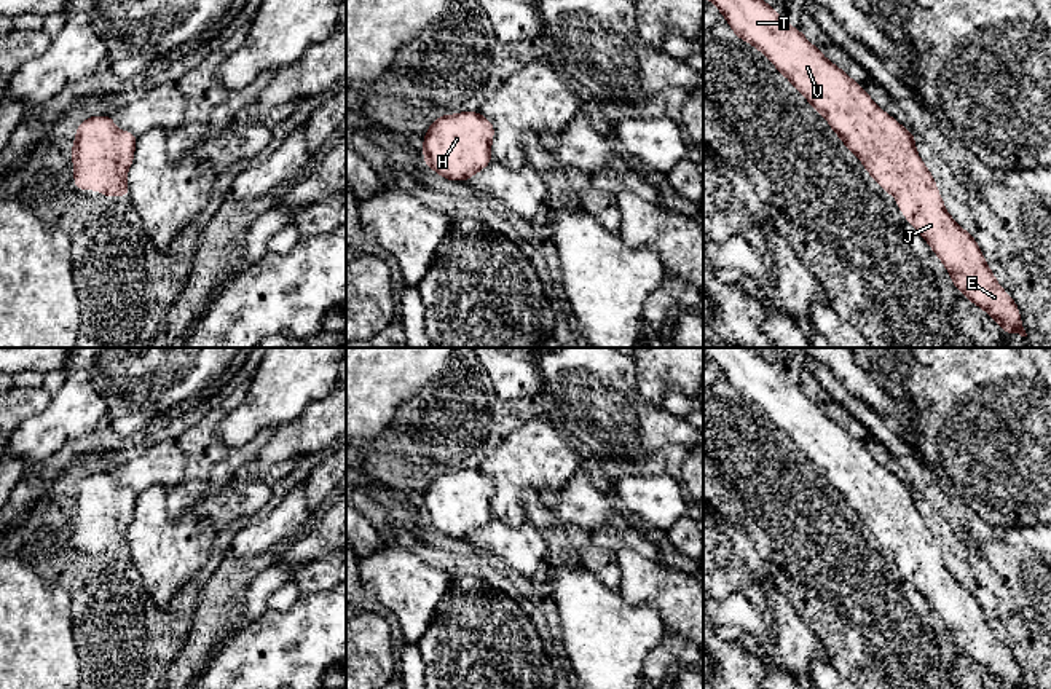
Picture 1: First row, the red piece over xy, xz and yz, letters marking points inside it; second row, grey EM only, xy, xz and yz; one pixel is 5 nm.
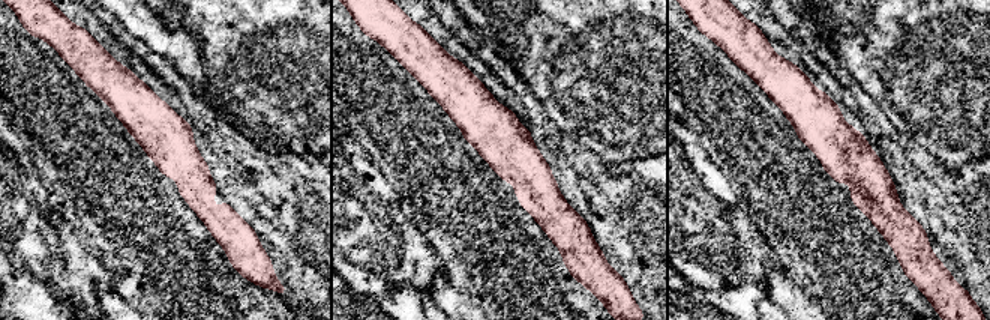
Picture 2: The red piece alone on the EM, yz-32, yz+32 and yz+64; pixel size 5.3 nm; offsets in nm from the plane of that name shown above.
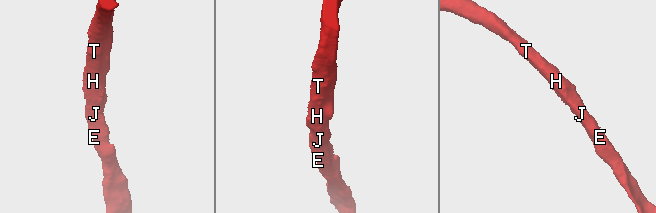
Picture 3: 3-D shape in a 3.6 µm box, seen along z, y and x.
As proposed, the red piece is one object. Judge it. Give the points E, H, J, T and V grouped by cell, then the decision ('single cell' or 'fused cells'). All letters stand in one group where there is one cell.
groups E H J T V; single cell

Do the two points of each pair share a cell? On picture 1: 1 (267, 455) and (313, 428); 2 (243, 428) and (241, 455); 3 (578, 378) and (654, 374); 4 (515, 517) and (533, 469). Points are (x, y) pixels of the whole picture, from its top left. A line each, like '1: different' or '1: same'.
1: same
2: different
3: different
4: same

